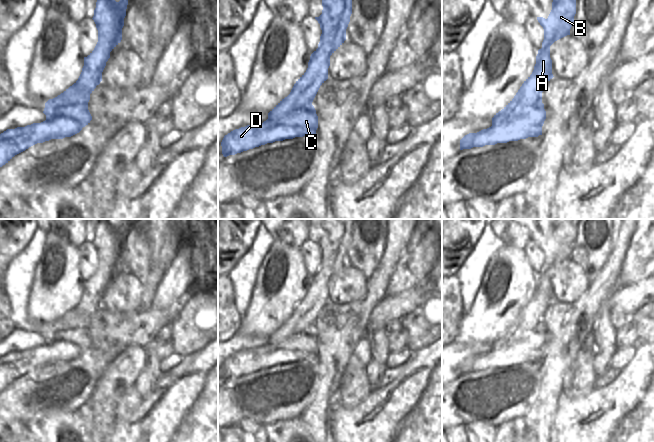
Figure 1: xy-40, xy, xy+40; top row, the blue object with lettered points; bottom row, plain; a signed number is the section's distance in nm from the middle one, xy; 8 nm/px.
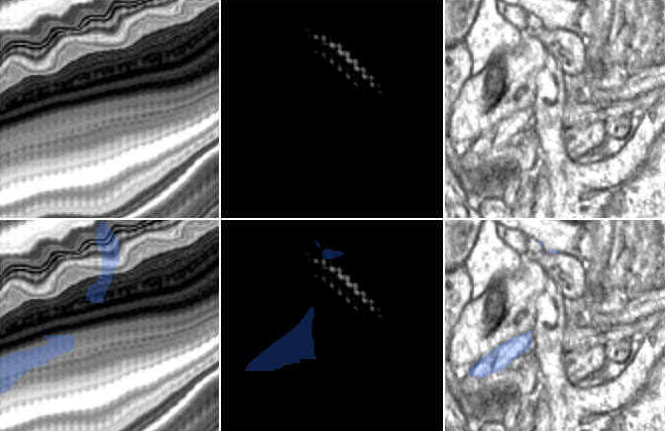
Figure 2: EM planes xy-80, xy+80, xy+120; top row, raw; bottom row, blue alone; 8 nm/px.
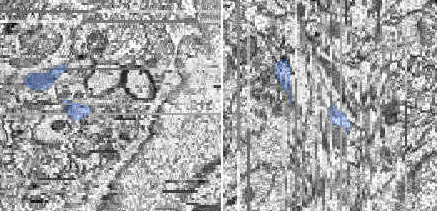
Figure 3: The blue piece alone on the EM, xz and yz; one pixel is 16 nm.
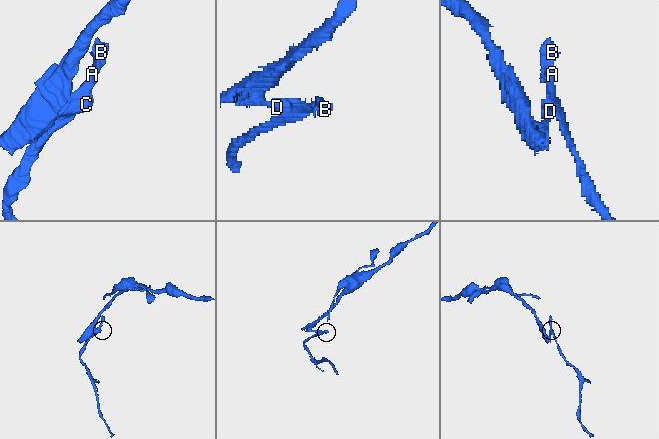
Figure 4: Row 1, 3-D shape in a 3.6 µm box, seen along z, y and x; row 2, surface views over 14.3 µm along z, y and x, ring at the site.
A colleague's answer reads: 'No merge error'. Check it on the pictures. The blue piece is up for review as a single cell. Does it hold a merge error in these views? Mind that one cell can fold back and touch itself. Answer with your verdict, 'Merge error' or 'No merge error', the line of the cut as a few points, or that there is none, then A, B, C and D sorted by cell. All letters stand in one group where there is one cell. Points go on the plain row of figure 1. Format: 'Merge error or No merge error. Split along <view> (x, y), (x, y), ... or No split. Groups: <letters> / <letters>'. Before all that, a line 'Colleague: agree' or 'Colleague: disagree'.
Colleague: disagree
Merge error. Split along xy+40 (541, 326), (506, 346), (492, 349). Groups: A B / C D.

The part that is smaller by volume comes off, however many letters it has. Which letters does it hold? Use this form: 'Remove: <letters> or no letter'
Remove: A, B

